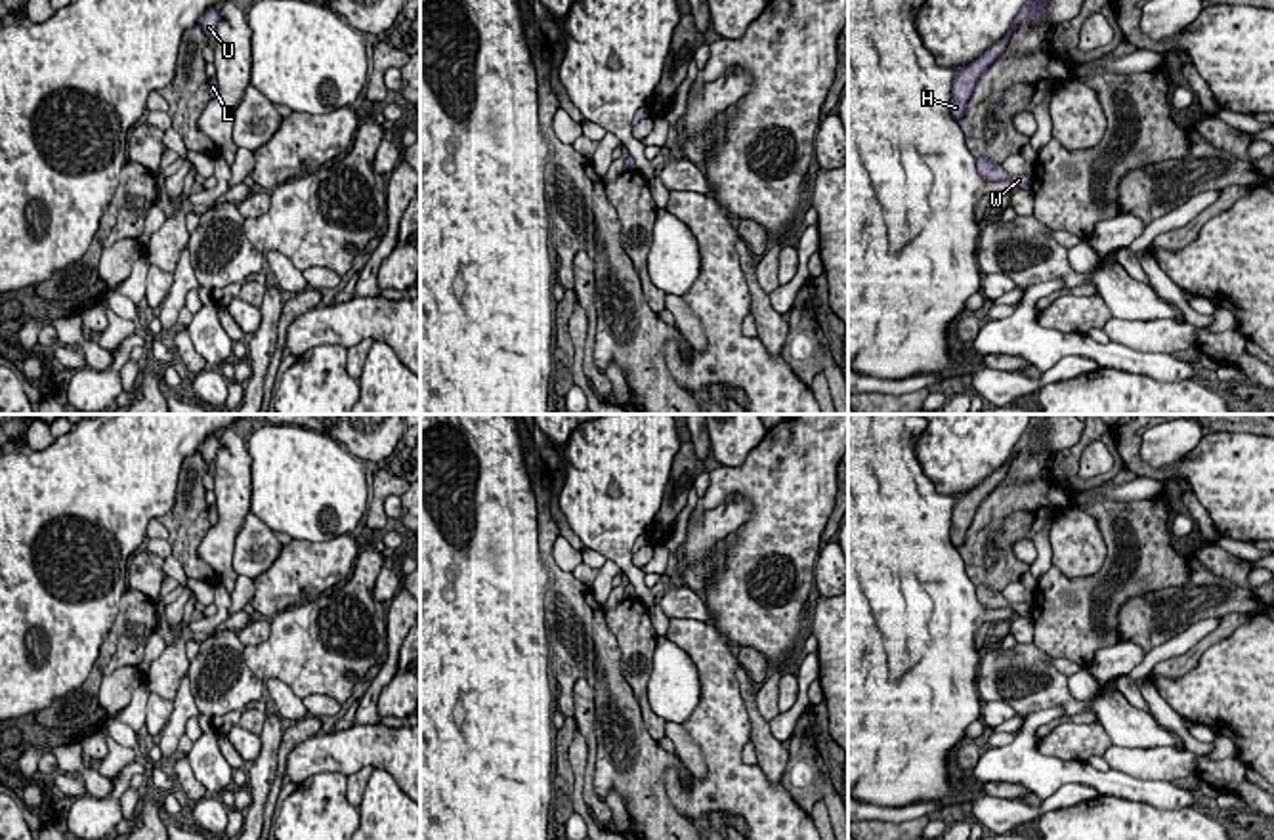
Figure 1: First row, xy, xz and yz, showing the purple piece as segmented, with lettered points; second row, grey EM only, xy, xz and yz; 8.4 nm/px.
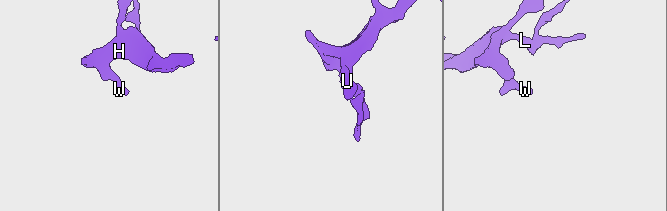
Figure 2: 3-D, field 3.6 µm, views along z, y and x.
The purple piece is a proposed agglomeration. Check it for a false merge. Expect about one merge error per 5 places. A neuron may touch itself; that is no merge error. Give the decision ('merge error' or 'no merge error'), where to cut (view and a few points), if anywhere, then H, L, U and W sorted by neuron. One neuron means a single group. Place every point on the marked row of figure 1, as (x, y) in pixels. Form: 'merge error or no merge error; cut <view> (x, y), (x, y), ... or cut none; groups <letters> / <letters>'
no merge error; cut none; groups H L U W

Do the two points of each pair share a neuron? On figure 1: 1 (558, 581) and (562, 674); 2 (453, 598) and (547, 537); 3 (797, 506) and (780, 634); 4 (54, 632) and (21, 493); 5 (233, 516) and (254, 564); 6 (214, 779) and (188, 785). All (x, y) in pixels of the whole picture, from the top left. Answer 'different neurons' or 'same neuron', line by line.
1: same neuron
2: different neurons
3: same neuron
4: same neuron
5: different neurons
6: different neurons

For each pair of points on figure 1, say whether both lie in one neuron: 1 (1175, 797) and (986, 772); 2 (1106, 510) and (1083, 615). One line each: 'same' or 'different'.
1: same
2: same

